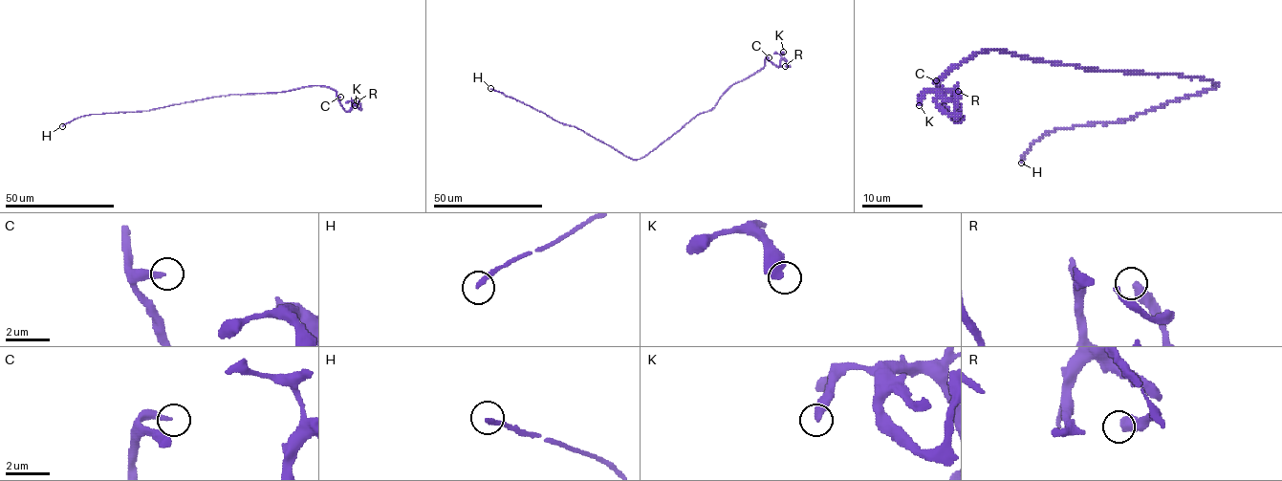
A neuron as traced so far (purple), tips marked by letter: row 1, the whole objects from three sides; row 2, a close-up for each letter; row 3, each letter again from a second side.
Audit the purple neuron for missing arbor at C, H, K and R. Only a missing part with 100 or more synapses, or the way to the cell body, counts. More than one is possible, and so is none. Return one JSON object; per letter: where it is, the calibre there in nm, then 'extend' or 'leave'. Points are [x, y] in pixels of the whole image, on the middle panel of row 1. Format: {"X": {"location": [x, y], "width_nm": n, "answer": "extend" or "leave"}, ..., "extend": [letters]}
{"C": {"location": [769, 57], "width_nm": 240, "answer": "leave"}, "H": {"location": [490, 88], "width_nm": 200, "answer": "extend"}, "K": {"location": [783, 52], "width_nm": 480, "answer": "leave"}, "R": {"location": [785, 66], "width_nm": 500, "answer": "leave"}, "extend": ["H"]}

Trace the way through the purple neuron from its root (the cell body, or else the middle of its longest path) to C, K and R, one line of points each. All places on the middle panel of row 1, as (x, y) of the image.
C: (661, 144), (698, 115), (710, 110), (731, 86), (758, 72), (764, 66), (764, 59), (769, 57)
K: (661, 144), (698, 115), (710, 110), (731, 86), (758, 72), (766, 59), (779, 67), (783, 52)
R: (661, 144), (710, 110), (766, 59), (779, 67), (784, 58), (785, 66)

